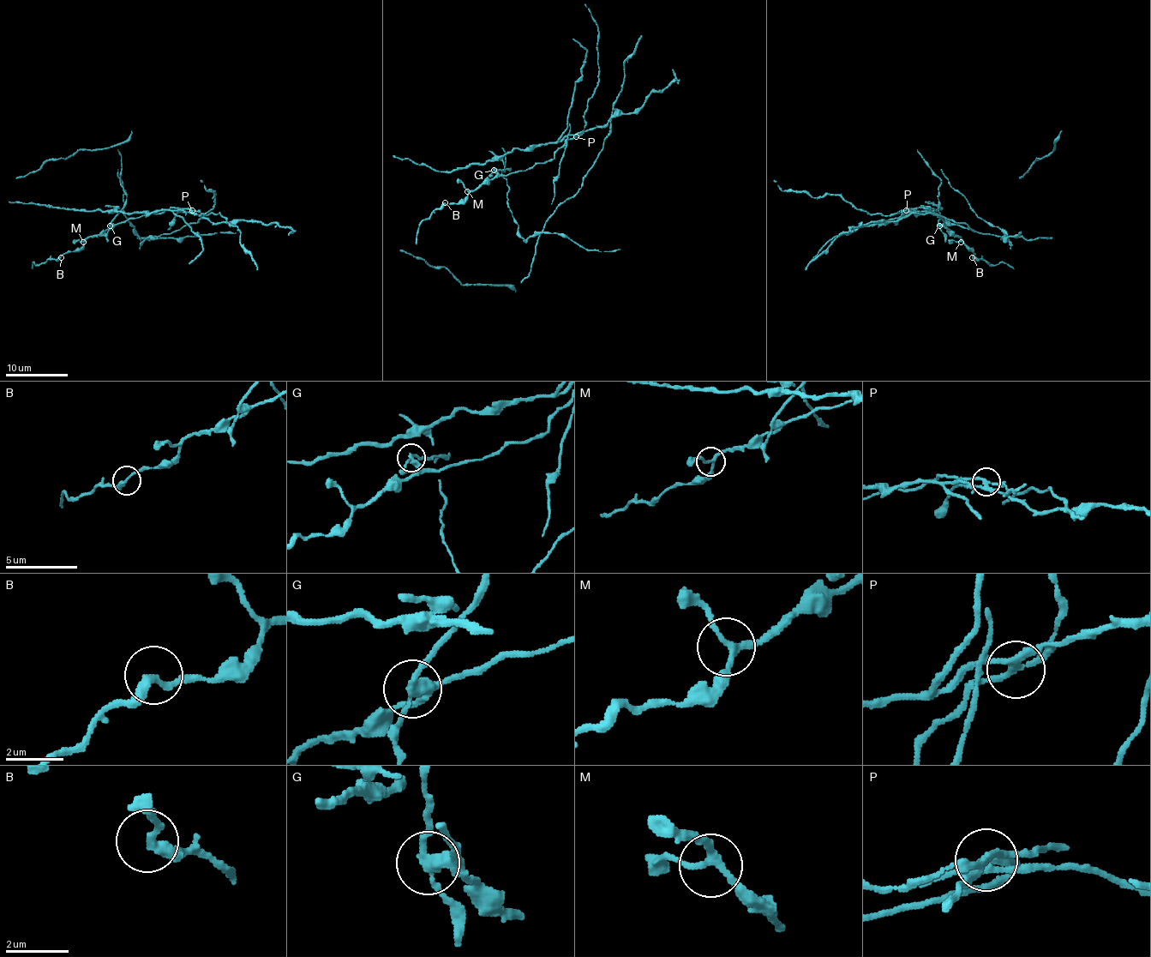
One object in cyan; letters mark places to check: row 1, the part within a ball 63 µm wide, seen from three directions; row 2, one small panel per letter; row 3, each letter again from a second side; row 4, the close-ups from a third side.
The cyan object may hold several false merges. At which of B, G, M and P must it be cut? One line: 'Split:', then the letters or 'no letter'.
Split: G, P

